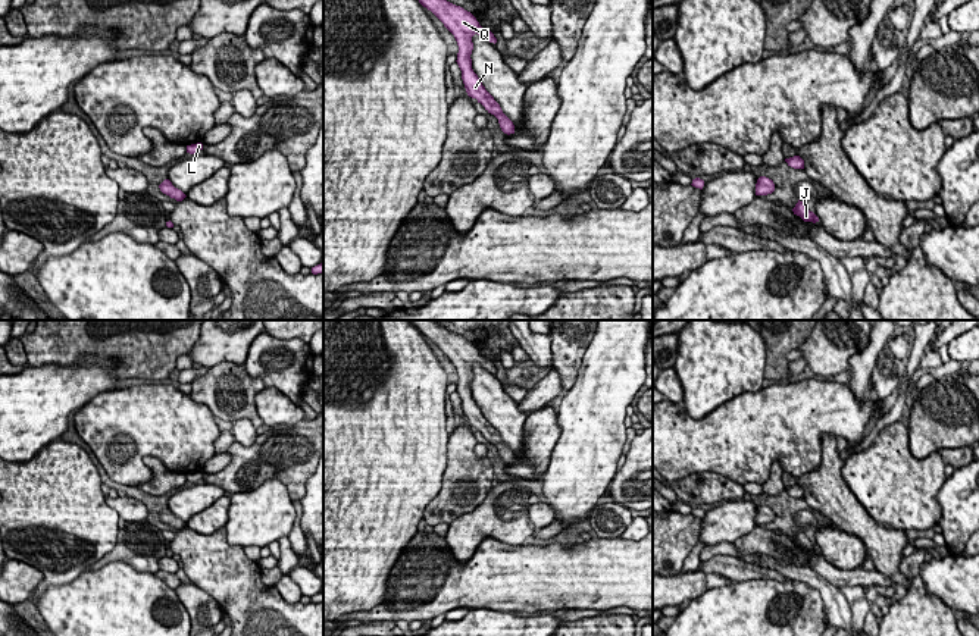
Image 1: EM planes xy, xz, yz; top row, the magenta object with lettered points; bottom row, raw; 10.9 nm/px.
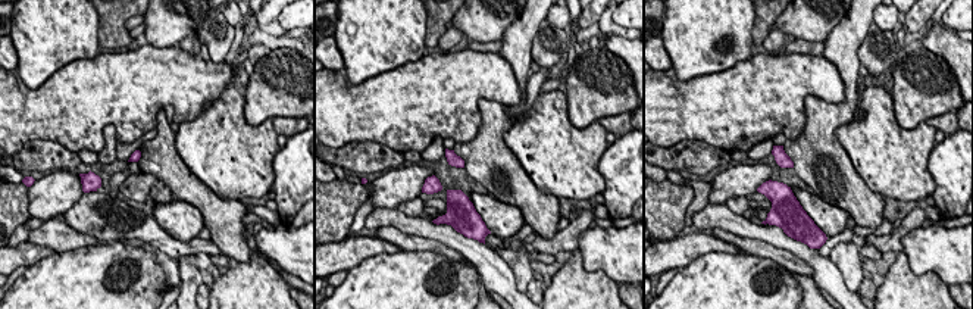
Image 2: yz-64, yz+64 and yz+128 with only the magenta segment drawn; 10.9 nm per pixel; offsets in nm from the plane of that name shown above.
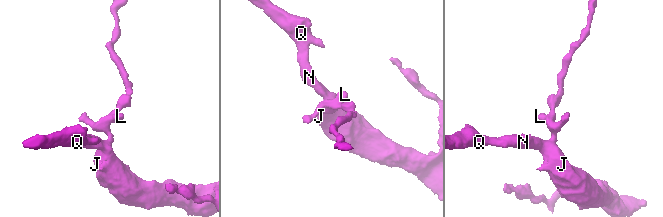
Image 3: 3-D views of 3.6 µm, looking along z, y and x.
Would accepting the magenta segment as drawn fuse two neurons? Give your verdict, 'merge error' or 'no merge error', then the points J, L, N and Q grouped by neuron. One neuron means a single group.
no merge error; groups J L N Q

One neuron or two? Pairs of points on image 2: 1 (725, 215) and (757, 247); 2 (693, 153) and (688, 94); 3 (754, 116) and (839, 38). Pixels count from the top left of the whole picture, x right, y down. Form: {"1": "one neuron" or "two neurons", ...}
{"1": "two neurons", "2": "two neurons", "3": "two neurons"}

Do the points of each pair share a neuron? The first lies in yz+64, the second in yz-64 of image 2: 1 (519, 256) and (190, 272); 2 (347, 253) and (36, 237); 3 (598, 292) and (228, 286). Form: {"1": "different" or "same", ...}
{"1": "same", "2": "different", "3": "same"}

